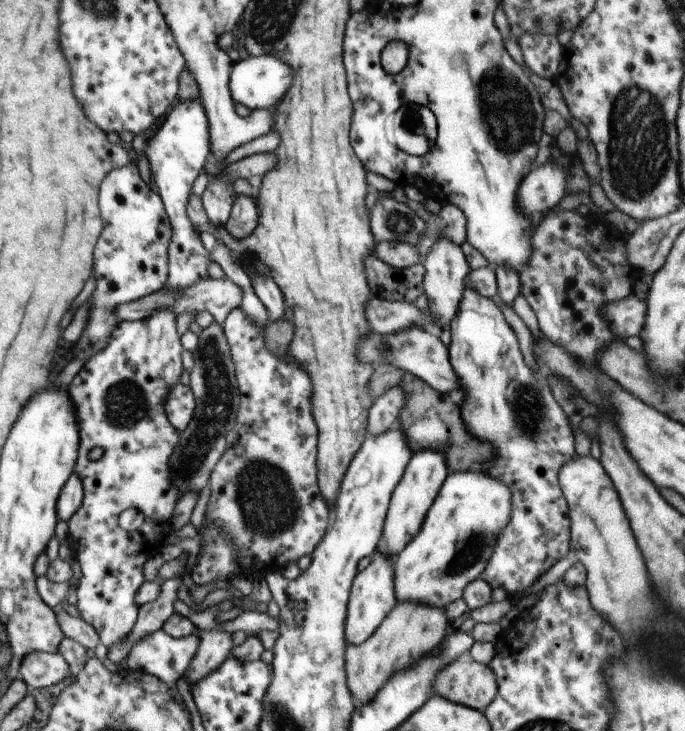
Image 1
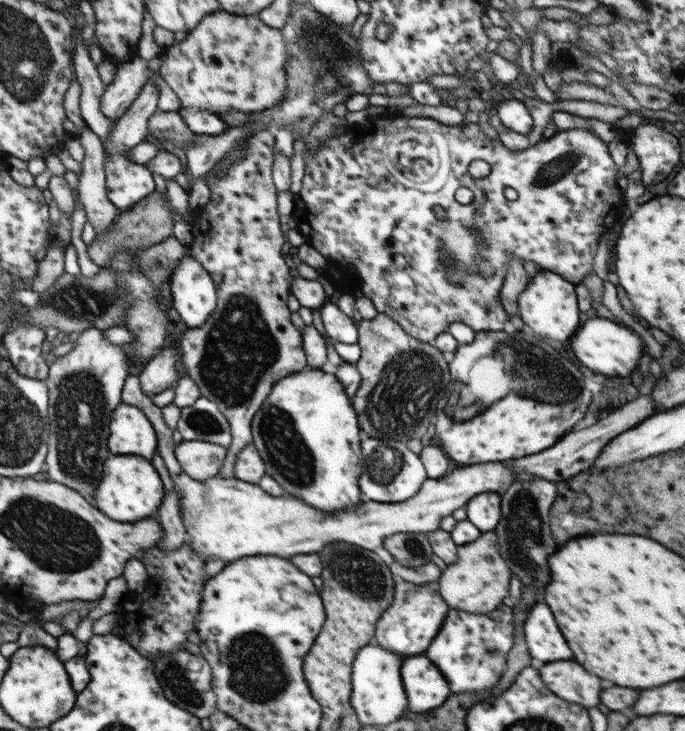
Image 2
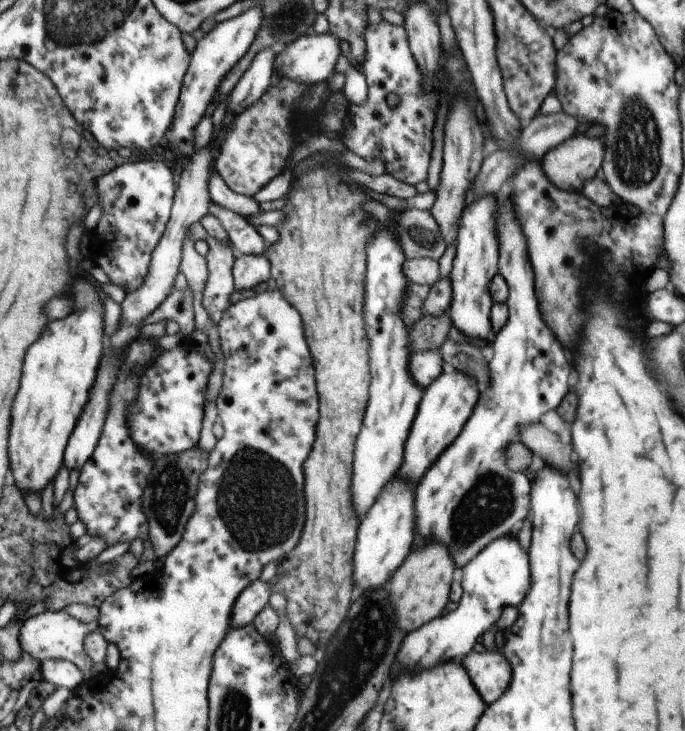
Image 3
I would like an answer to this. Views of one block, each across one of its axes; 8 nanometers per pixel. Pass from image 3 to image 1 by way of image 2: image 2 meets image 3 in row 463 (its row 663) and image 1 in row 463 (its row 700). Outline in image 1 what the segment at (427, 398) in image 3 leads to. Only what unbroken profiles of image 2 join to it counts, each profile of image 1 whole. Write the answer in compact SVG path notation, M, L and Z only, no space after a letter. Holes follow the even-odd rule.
M423 450L412 455L400 482L391 494L381 540L378 544L378 550L383 555L389 555L394 560L399 552L403 551L407 544L417 536L423 527L428 509L438 496L438 491L448 475L448 468L442 454L433 450Z

